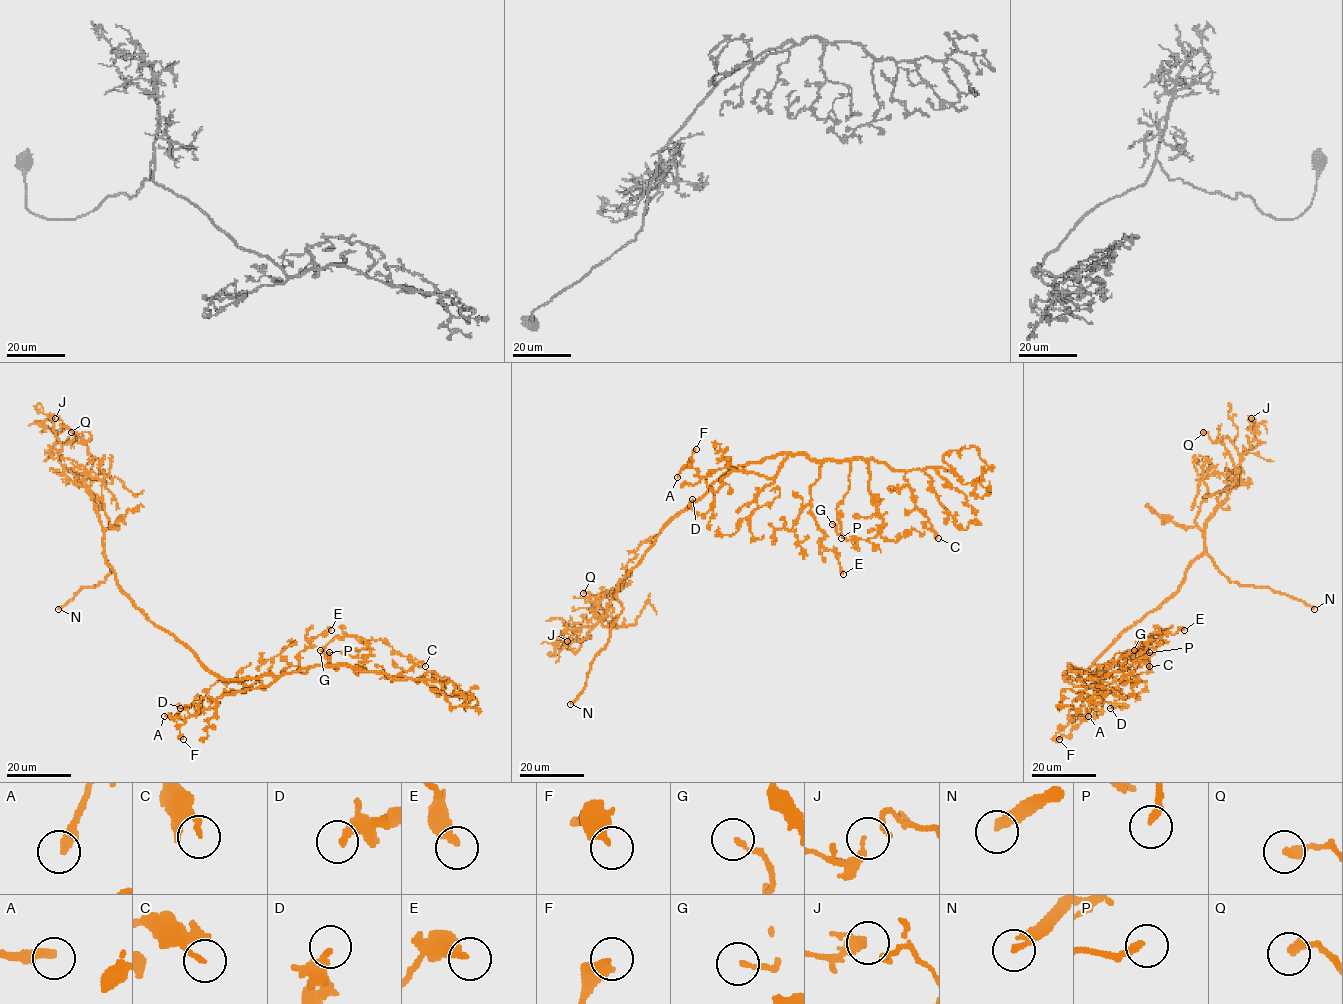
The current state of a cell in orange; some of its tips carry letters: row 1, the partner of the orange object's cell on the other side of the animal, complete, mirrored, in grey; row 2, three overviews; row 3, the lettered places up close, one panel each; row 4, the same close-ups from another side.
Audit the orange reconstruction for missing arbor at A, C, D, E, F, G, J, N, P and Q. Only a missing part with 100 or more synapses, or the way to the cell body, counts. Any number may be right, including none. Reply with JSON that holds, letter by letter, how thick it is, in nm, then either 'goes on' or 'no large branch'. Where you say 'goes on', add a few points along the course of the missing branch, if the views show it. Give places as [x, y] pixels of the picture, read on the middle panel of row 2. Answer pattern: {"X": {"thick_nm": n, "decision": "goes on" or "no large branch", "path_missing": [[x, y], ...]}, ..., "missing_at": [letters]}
{"A": {"thick_nm": 360, "decision": "no large branch"}, "C": {"thick_nm": 170, "decision": "no large branch"}, "D": {"thick_nm": 280, "decision": "no large branch"}, "E": {"thick_nm": 400, "decision": "no large branch"}, "F": {"thick_nm": 320, "decision": "no large branch"}, "G": {"thick_nm": 170, "decision": "no large branch"}, "J": {"thick_nm": 180, "decision": "no large branch"}, "N": {"thick_nm": 240, "decision": "goes on"}, "P": {"thick_nm": 240, "decision": "no large branch"}, "Q": {"thick_nm": 320, "decision": "no large branch"}, "missing_at": ["N"]}

